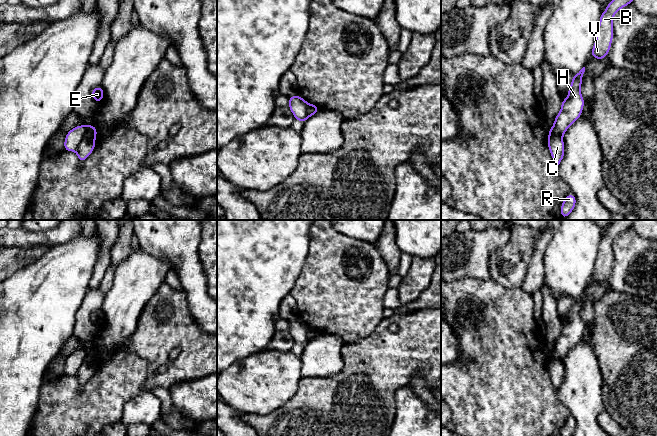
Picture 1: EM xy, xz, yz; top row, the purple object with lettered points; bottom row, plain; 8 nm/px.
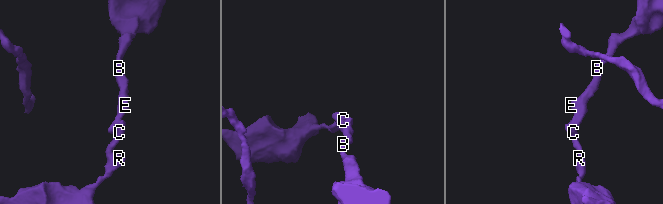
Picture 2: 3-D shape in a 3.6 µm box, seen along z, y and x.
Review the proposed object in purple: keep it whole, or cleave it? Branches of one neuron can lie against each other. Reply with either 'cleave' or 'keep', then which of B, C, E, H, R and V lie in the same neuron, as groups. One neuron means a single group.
cleave | B E H V / C R

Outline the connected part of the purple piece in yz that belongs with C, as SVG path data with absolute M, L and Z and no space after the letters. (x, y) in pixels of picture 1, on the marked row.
M550 136L547 139L547 143L552 159L558 168L558 165L564 157L564 142L559 136Z

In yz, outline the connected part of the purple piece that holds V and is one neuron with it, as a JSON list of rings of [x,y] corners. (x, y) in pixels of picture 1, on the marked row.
[[[612,0],[609,2],[606,10],[601,14],[596,41],[590,56],[602,61],[608,55],[613,39],[613,17],[619,9],[632,2],[633,0]]]

